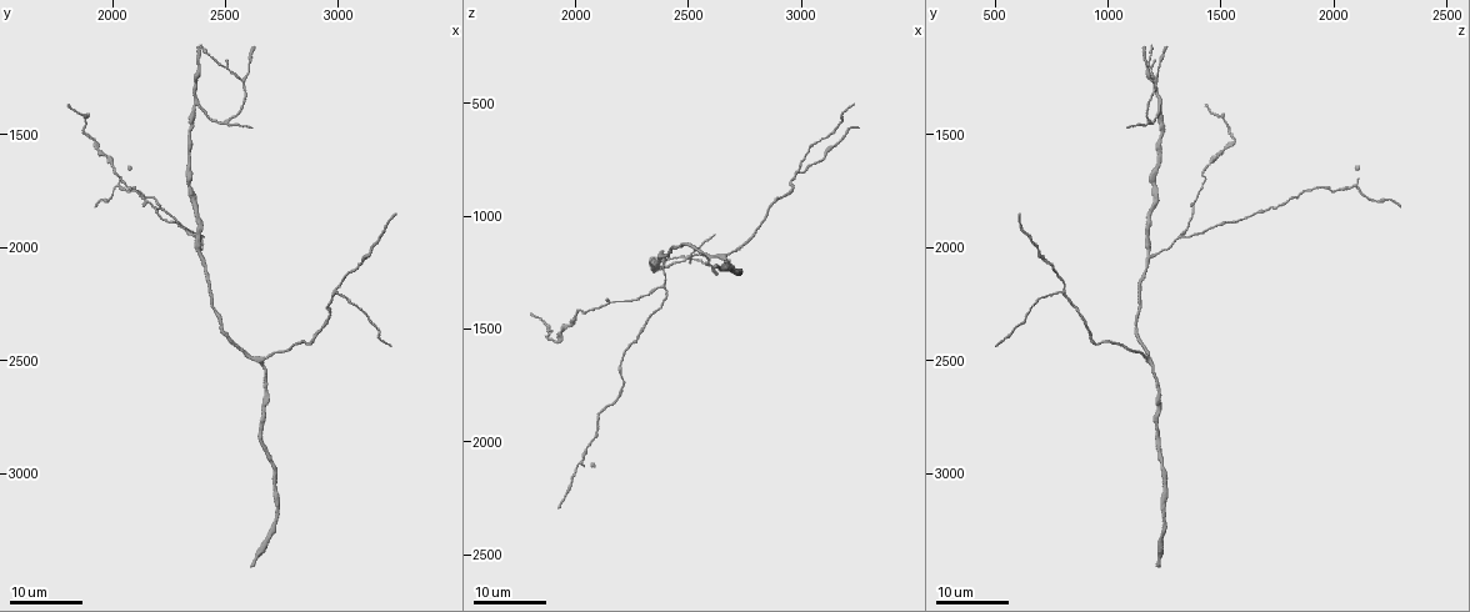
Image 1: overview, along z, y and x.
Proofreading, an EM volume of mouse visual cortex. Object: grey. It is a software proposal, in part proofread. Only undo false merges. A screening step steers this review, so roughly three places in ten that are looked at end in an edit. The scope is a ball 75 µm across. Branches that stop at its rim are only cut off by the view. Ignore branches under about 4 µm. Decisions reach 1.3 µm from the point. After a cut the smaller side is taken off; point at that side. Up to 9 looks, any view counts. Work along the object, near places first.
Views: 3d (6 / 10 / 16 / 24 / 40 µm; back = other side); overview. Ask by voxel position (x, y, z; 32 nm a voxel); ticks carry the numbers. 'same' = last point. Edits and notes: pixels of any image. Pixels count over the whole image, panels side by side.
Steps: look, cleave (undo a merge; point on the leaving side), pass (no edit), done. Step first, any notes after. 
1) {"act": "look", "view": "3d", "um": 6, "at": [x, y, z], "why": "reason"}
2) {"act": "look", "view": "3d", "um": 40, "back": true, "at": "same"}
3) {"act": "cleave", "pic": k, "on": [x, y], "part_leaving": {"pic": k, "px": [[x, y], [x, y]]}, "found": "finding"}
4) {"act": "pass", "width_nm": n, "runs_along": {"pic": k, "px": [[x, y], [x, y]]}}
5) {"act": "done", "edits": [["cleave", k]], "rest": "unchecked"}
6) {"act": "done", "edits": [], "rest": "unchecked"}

{"act": "look", "view": "3d", "um": 24, "at": [2580, 1250, 1200], "why": "three arms meet"}

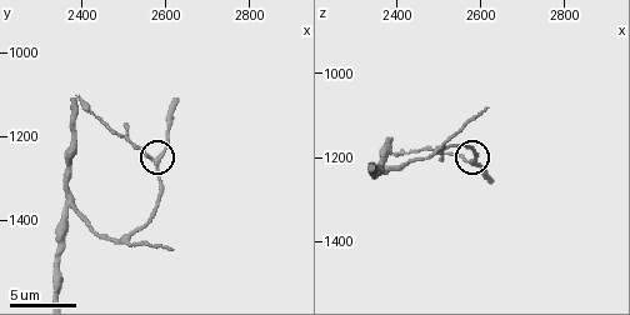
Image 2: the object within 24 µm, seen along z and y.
{"act": "look", "view": "3d", "um": 6, "at": "same"}

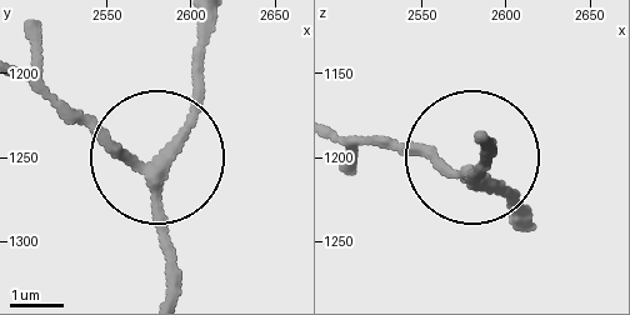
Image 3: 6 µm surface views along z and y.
{"act": "pass", "runs_along": {"pic": 3, "px": [[164, 288], [159, 154], [186, 114], [204, 33]]}, "found": "one cell here"}

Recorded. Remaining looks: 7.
{"act": "look", "view": "3d", "um": 24, "at": [2980, 2200, 790], "why": "three-way junction"}

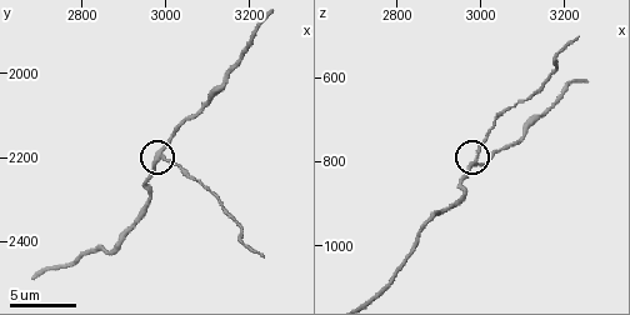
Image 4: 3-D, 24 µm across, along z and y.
{"act": "look", "view": "3d", "um": 10, "at": [2985, 2190, 800]}

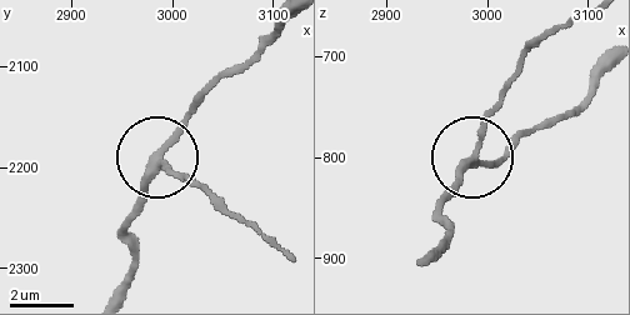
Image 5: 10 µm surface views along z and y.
{"act": "pass", "runs_along": {"pic": 5, "px": [[115, 288], [131, 256], [143, 175], [161, 164], [188, 175]]}, "found": "one cell here"}

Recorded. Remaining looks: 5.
{"act": "look", "view": "3d", "um": 16, "at": [2390, 2040, 1190], "why": "three arms meet"}

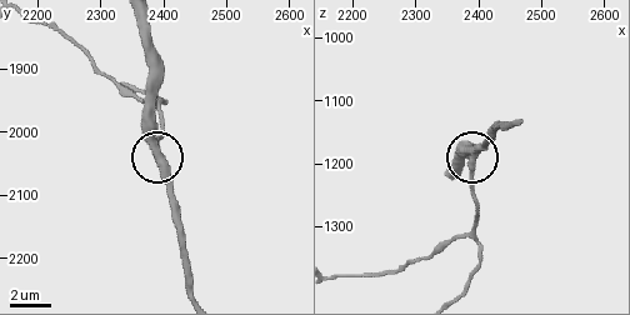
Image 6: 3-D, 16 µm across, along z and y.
{"act": "look", "view": "3d", "um": 6, "at": [2390, 2035, 1185]}

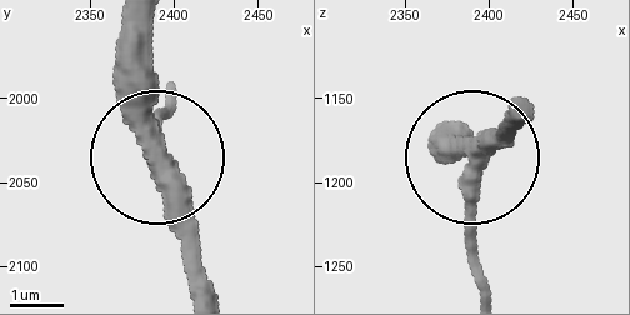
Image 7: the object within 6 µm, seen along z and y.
{"act": "pass", "arms": 3, "runs_along": {"pic": 7, "px": [[210, 286], [183, 179], [146, 125], [146, 31]]}, "found": "all the same cell"}

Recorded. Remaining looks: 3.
{"act": "look", "view": "3d", "um": 16, "at": [2390, 1950, 1320], "why": "three-way junction"}

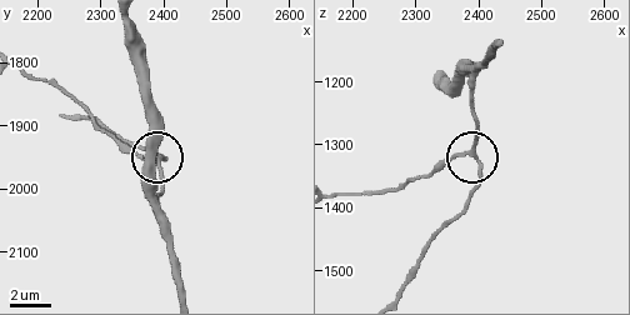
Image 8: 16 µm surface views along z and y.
{"act": "look", "view": "3d", "um": 10, "at": "same"}

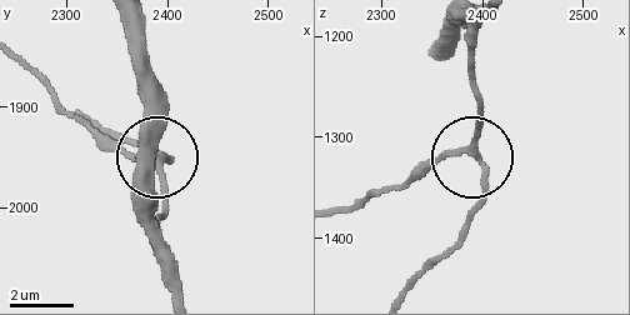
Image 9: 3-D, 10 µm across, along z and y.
{"act": "look", "view": "3d", "um": 10, "back": true, "at": "same"}

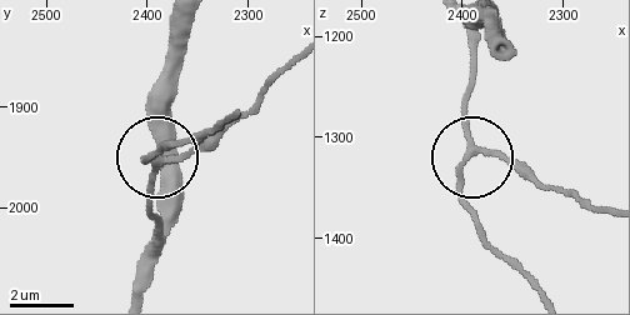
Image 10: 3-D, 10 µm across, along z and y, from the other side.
{"act": "pass", "width_nm": 190, "found": "all the same cell"}

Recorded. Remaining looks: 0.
{"act": "done", "edits": [], "rest": "unchecked"}

